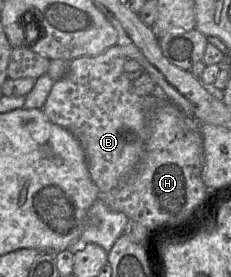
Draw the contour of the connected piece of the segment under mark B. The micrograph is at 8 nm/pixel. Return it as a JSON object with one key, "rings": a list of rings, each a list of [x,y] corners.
{"rings":[[[116,44],[97,56],[84,56],[70,61],[66,74],[64,75],[64,77],[62,77],[60,80],[54,83],[47,97],[47,100],[42,108],[43,112],[46,114],[46,116],[52,123],[65,128],[79,141],[86,156],[86,163],[88,166],[90,176],[93,182],[100,190],[101,195],[117,187],[120,180],[130,170],[132,170],[135,167],[135,165],[139,162],[139,160],[142,158],[145,143],[148,139],[148,116],[155,110],[158,104],[162,101],[162,94],[160,92],[146,96],[139,96],[133,92],[132,81],[124,75],[124,64],[127,60],[128,59],[124,50]]]}

